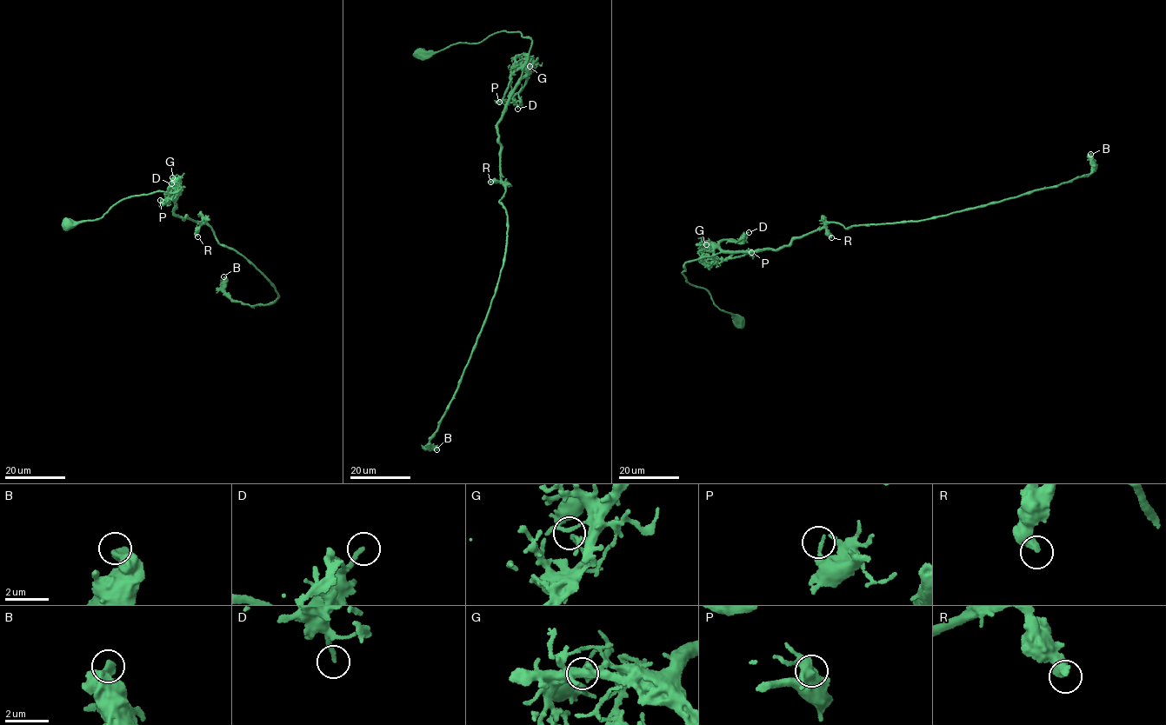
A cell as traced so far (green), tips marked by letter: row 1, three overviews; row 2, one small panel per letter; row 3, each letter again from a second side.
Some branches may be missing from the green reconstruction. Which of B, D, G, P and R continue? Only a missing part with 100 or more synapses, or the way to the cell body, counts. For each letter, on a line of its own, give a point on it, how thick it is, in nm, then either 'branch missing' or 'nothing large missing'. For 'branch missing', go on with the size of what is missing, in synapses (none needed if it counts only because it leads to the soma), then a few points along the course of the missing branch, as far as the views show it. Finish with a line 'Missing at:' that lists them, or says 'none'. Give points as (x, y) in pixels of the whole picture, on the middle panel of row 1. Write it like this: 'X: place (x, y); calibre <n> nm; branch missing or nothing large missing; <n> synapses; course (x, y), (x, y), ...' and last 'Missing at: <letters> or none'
B: place (436, 449); calibre 360 nm; nothing large missing
D: place (517, 109); calibre 190 nm; nothing large missing
G: place (529, 66); calibre 140 nm; nothing large missing
P: place (499, 102); calibre 220 nm; nothing large missing
R: place (490, 182); calibre 400 nm; nothing large missing
Missing at: none

